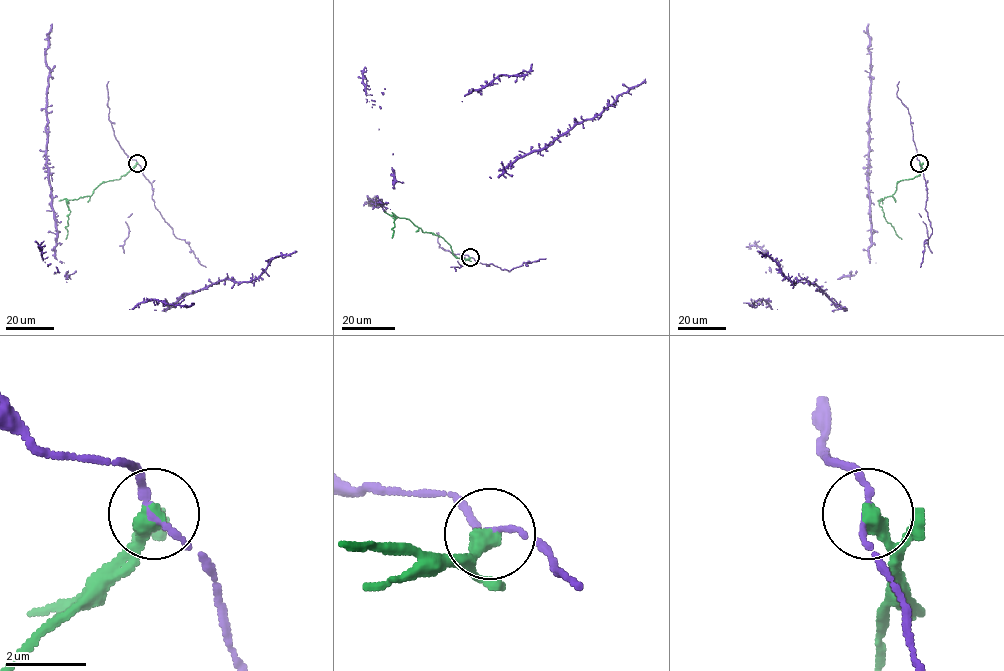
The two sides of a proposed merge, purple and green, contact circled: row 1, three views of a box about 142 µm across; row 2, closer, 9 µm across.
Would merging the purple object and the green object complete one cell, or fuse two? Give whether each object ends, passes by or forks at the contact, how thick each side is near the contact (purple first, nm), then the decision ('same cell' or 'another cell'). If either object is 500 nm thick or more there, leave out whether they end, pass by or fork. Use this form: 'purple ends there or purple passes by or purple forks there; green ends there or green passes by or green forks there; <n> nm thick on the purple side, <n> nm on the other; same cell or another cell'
purple ends there; green ends there; 240 nm thick on the purple side, 440 nm on the other; another cell

